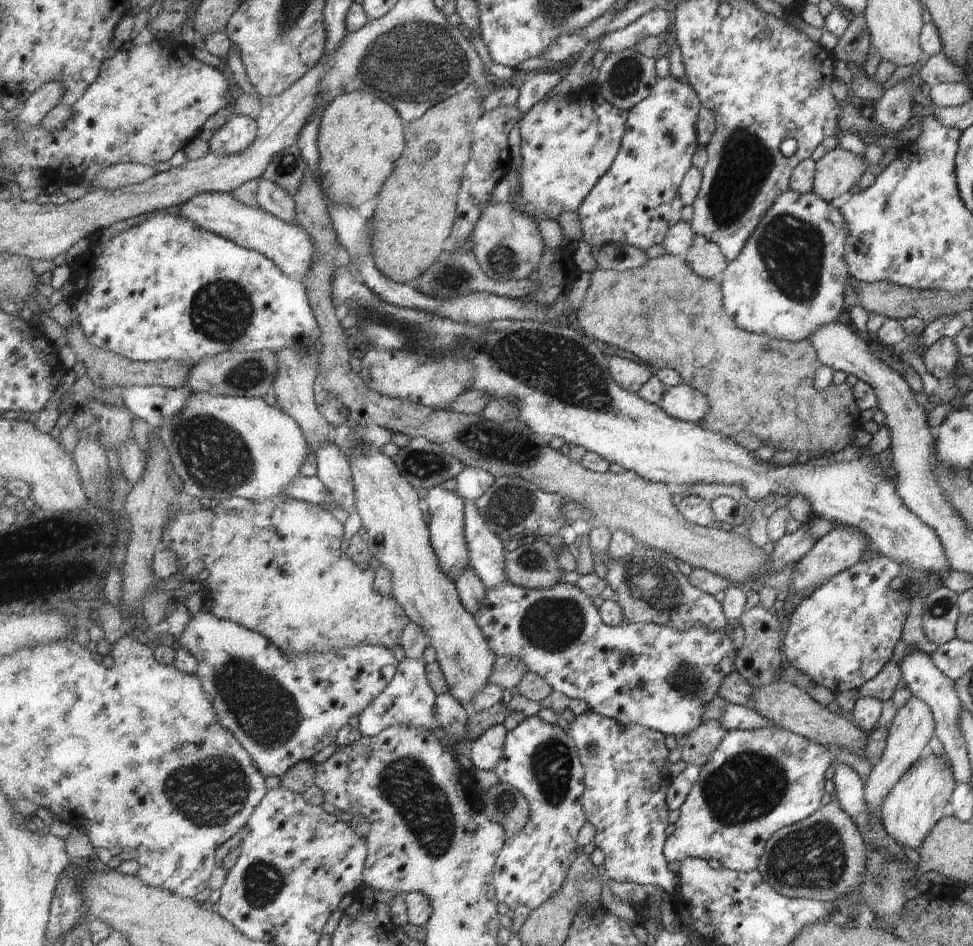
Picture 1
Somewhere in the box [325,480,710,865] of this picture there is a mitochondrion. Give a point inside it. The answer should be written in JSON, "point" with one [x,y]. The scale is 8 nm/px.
{"point":[407,785]}

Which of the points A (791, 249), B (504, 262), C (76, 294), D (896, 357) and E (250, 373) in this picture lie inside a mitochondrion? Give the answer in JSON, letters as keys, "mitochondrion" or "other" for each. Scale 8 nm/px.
{"A":"mitochondrion","B":"mitochondrion","C":"other","D":"other","E":"mitochondrion"}

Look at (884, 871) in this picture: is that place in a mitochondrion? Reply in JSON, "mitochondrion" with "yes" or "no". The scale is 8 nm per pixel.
{"mitochondrion":"yes"}

